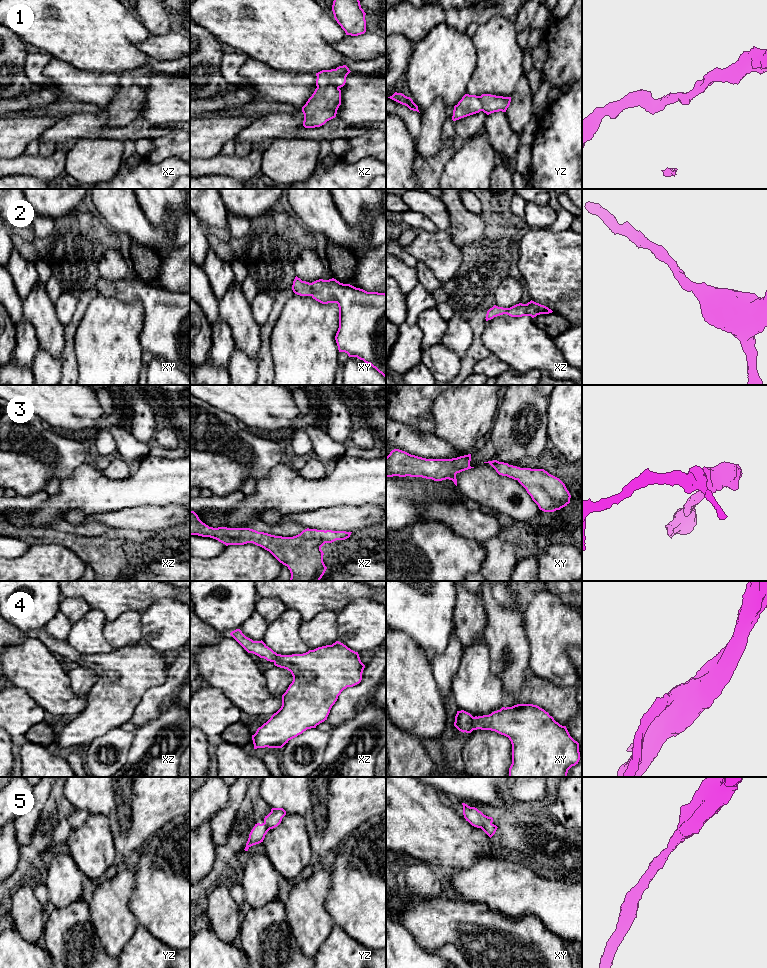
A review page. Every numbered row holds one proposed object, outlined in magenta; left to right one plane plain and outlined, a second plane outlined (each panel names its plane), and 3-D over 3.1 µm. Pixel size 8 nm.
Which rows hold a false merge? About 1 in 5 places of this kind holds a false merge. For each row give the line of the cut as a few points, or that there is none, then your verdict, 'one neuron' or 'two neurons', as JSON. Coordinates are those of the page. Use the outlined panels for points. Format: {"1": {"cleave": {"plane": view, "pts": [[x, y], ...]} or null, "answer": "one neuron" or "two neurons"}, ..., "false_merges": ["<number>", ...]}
{"1": {"cleave": null, "answer": "one neuron"}, "2": {"cleave": null, "answer": "one neuron"}, "3": {"cleave": null, "answer": "one neuron"}, "4": {"cleave": null, "answer": "one neuron"}, "5": {"cleave": null, "answer": "one neuron"}, "false_merges": []}

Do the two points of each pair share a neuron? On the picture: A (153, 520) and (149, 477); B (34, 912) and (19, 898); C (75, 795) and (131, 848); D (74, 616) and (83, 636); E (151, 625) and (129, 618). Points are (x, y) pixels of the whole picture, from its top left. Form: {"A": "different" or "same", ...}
{"A": "different", "B": "same", "C": "same", "D": "different", "E": "different"}

